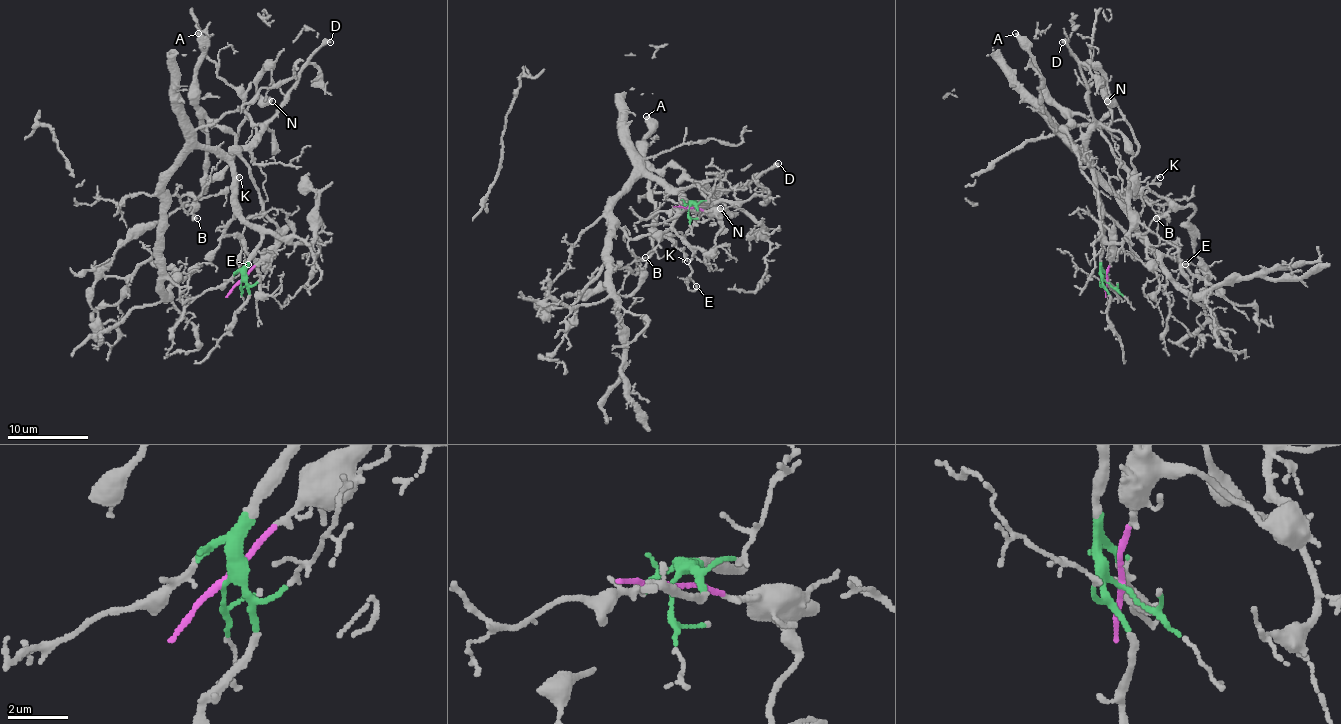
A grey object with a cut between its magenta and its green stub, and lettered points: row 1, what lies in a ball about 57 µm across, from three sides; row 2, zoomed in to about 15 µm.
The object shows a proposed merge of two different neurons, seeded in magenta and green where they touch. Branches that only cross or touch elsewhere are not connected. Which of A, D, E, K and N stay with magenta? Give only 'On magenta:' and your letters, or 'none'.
On magenta: A, N

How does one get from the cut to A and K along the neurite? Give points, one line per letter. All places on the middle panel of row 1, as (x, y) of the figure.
A: (688, 207), (724, 211), (722, 203), (708, 199), (684, 172), (672, 166), (656, 168), (646, 158), (646, 116)
K: (688, 207), (708, 203), (690, 203), (637, 177), (613, 205), (611, 219), (629, 237), (668, 237), (688, 261)

